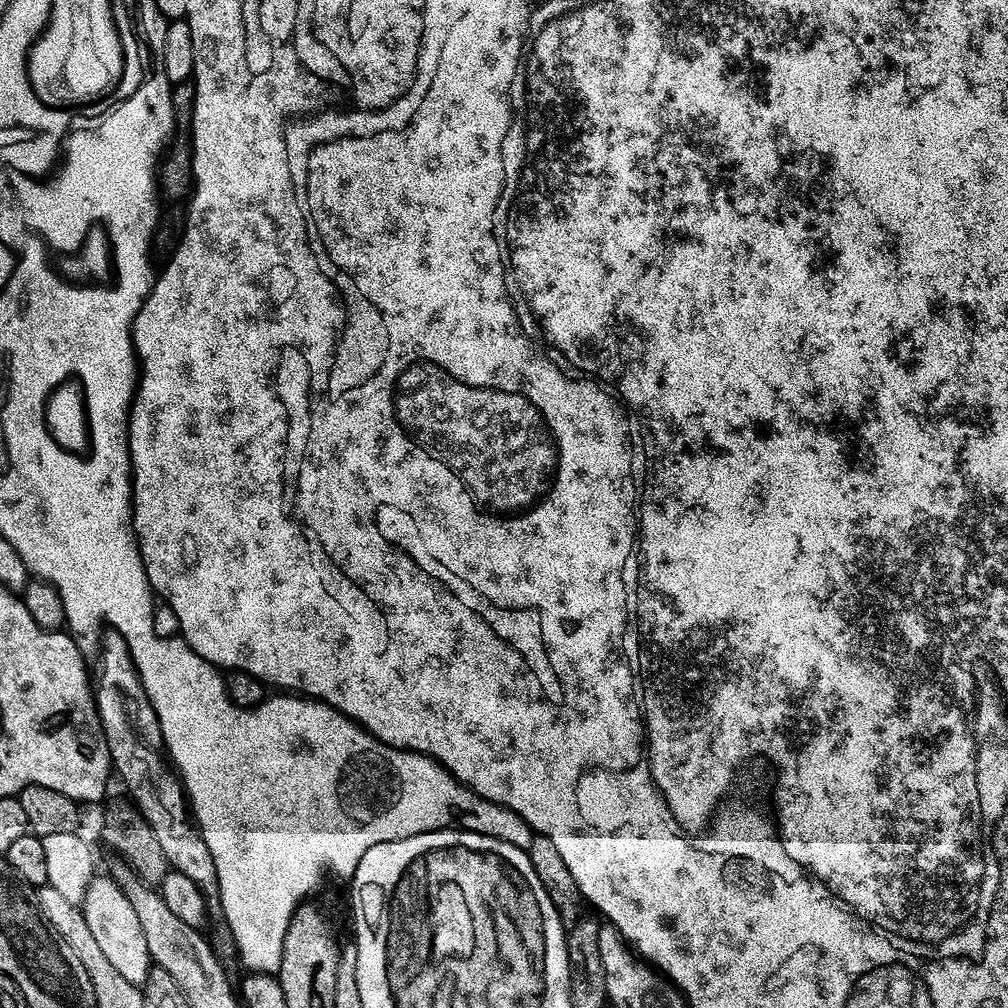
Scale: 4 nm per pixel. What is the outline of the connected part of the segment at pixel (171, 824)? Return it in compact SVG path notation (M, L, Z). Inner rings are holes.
M129 709L114 712L112 722L100 722L106 734L107 749L110 750L113 771L121 776L130 797L140 807L145 822L148 823L156 840L166 855L169 867L194 881L205 898L205 907L214 914L220 912L220 887L213 855L206 846L204 837L193 826L188 817L188 803L181 779L168 772L165 764L146 754L142 743L136 741L136 734L130 722Z

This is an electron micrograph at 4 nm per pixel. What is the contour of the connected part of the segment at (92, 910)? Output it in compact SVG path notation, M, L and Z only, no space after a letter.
M93 875L82 897L86 926L90 926L90 934L94 934L94 942L98 942L102 954L106 954L106 958L109 959L110 966L114 966L114 970L118 970L131 984L143 986L150 979L151 972L148 971L153 971L154 965L150 950L146 948L142 925L138 923L138 914L134 914L134 906L130 906L130 898L122 894L122 890L111 875L100 875Z

